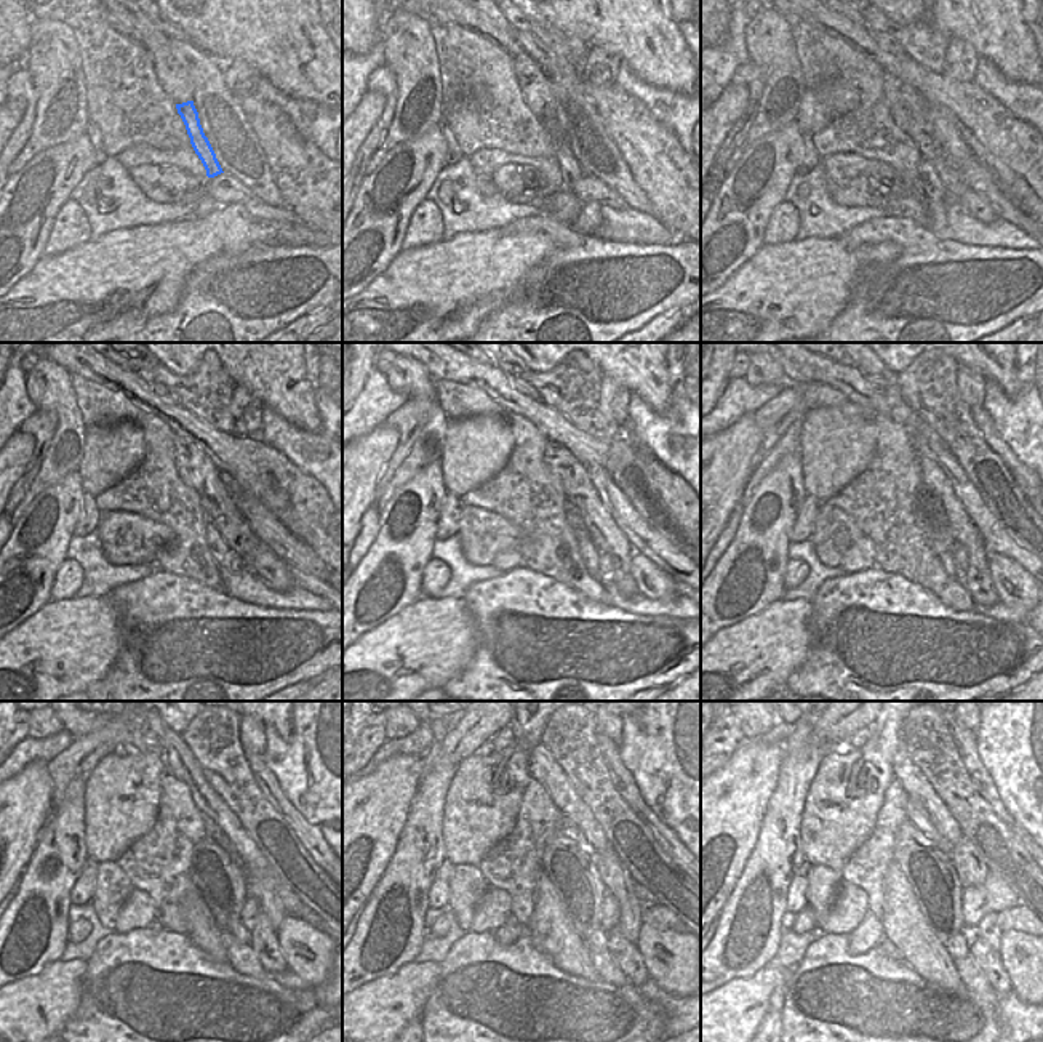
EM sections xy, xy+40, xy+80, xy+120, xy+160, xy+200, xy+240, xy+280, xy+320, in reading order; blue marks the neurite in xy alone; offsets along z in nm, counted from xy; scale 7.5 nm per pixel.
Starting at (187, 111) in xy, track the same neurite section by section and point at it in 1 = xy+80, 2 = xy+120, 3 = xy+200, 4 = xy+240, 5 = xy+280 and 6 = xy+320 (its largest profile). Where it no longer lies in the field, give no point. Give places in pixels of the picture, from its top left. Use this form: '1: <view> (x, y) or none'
1: xy+80 (931, 183)
2: xy+120 (232, 562)
3: xy+200 (946, 557)
4: xy+240 (237, 929)
5: xy+280 (599, 941)
6: xy+320 (957, 946)

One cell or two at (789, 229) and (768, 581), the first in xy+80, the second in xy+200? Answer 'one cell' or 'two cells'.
two cells

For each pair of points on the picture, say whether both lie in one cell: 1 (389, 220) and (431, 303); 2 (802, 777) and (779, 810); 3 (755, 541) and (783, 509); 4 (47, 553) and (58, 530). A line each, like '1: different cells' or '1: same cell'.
1: different cells
2: same cell
3: same cell
4: same cell

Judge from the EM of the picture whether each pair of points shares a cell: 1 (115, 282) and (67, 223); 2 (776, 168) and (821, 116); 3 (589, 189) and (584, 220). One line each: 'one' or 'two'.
1: two
2: two
3: two

